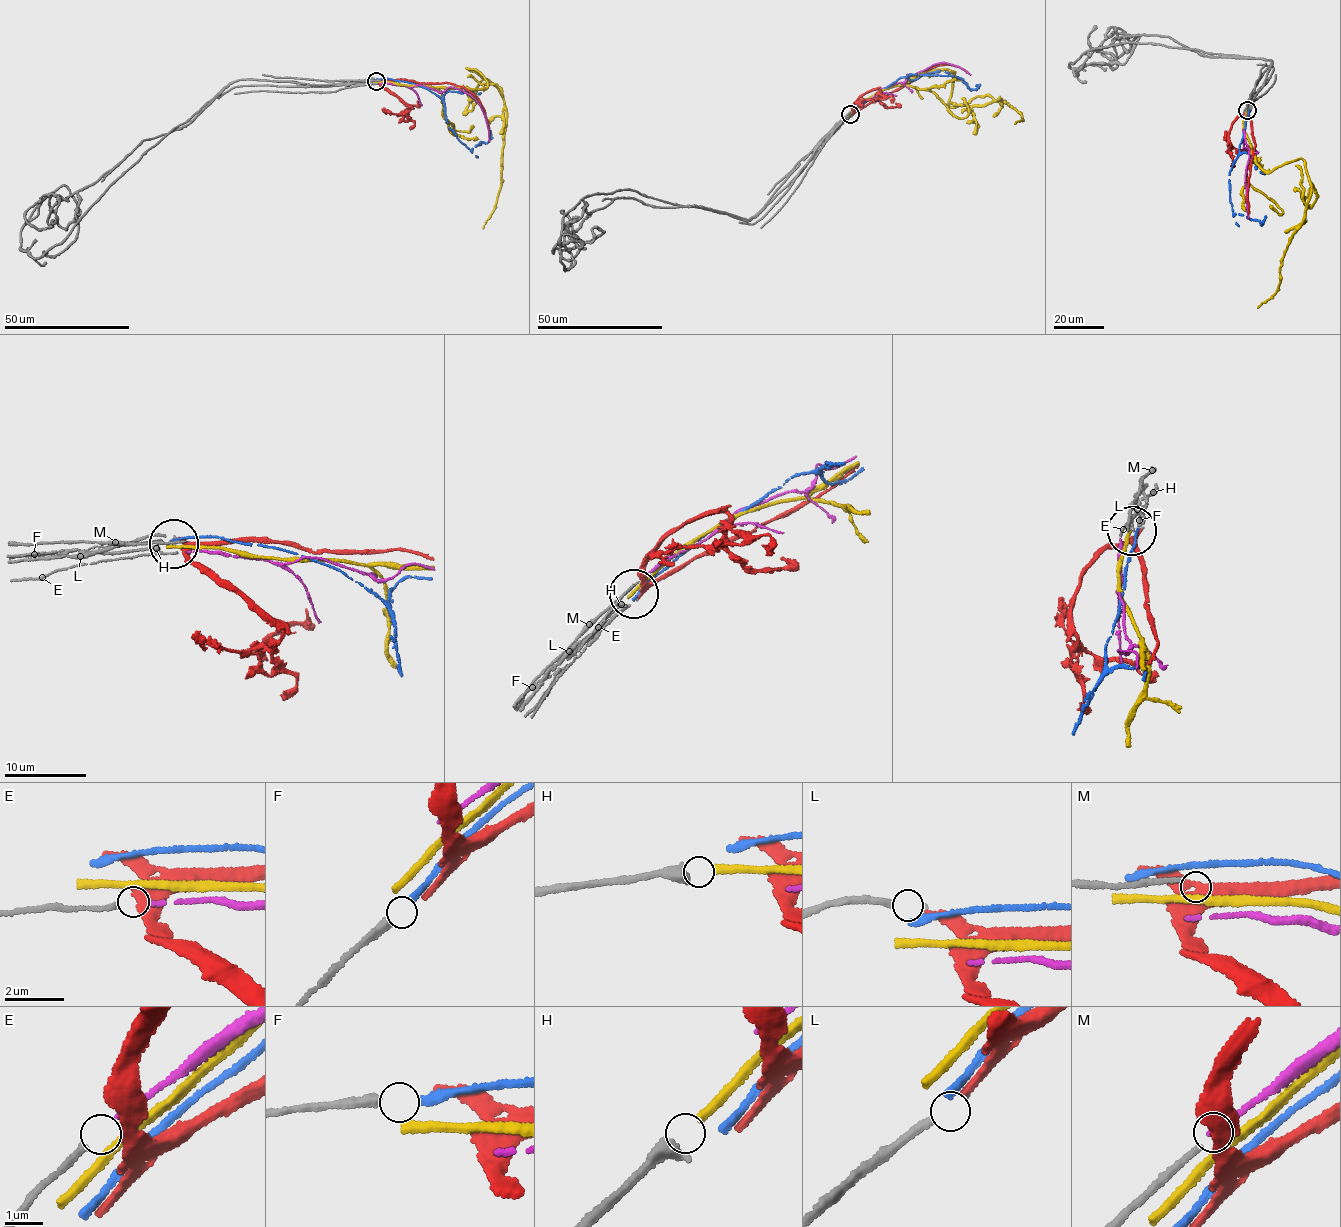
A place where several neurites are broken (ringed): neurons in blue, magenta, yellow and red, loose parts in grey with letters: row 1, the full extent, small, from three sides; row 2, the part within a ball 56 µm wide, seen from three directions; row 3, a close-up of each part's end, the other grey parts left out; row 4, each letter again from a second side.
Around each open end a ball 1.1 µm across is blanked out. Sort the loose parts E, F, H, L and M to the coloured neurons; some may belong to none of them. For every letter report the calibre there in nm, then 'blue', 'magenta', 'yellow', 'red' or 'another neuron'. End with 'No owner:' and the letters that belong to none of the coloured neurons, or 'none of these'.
E: calibre 160 nm; magenta
F: calibre 280 nm; blue
H: calibre 400 nm; yellow
L: calibre 60 nm; red
M: calibre 140 nm; another neuron
No owner: M

